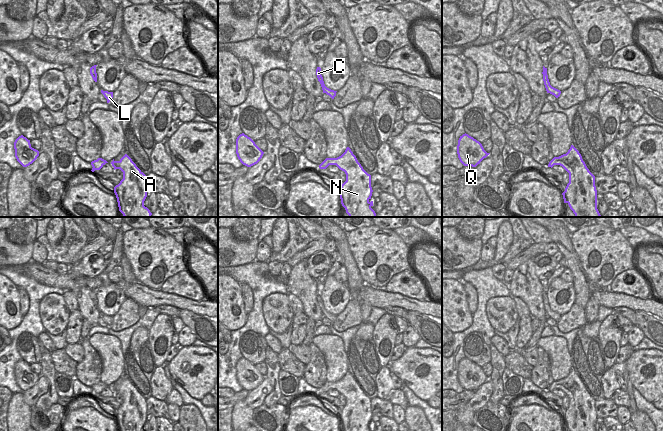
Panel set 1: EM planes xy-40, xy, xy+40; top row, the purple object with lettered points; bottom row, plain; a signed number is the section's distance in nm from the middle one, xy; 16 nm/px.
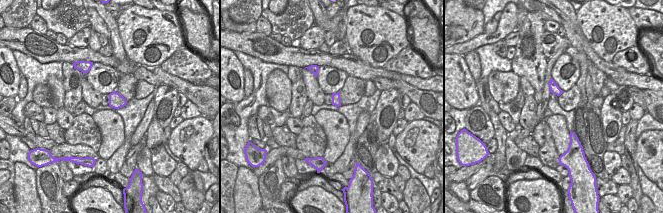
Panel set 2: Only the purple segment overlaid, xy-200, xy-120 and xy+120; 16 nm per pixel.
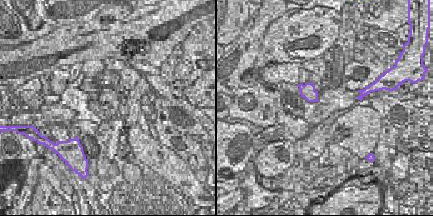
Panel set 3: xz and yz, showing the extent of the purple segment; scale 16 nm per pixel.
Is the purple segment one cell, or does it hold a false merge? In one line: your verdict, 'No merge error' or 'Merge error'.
No merge error

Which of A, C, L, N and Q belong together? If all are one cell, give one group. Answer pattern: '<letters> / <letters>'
A C L N Q

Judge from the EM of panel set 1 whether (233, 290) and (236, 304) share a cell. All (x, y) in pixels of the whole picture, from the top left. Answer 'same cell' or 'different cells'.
same cell

